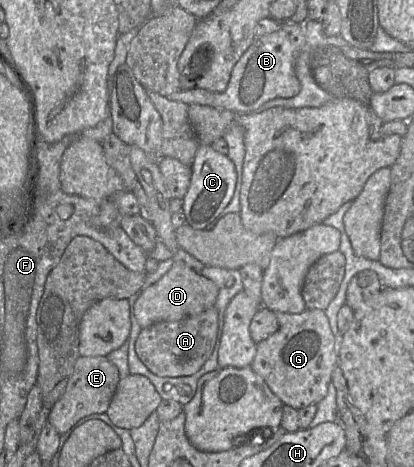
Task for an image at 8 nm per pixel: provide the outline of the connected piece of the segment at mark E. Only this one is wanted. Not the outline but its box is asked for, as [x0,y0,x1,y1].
[48,357,119,435]

